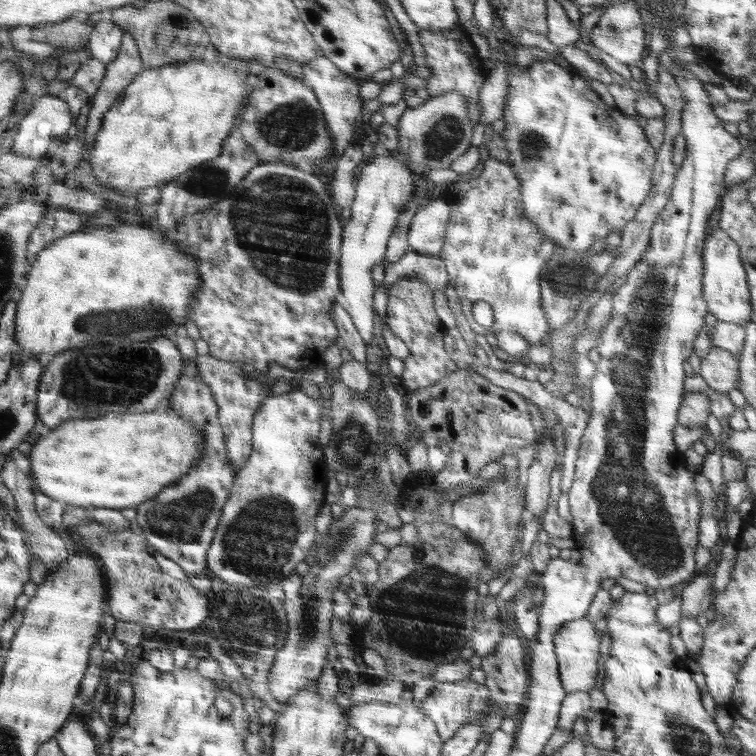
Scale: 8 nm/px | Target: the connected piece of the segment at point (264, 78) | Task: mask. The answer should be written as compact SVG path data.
M274 67L257 76L248 104L240 116L238 130L262 162L283 162L313 172L322 159L332 155L332 136L328 136L326 120L314 90L303 80Z

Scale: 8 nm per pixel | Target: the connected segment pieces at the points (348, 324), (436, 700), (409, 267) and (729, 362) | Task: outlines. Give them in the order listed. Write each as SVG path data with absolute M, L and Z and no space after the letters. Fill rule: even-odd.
M335 301L330 315L338 327L338 340L346 347L346 350L350 352L354 359L358 362L366 361L366 346L367 342L360 336L360 333L356 330L351 316L346 311L346 308L342 307L340 301Z
M466 678L458 682L444 682L433 687L421 703L420 710L434 721L436 730L443 741L450 740L456 730L468 723L468 720L478 717L488 710L490 690L472 679Z
M408 249L399 261L388 264L384 270L382 288L386 294L394 282L406 275L418 275L432 290L445 292L448 286L446 265L439 255L424 255Z
M718 347L700 360L700 376L714 391L728 393L739 381L739 359Z

